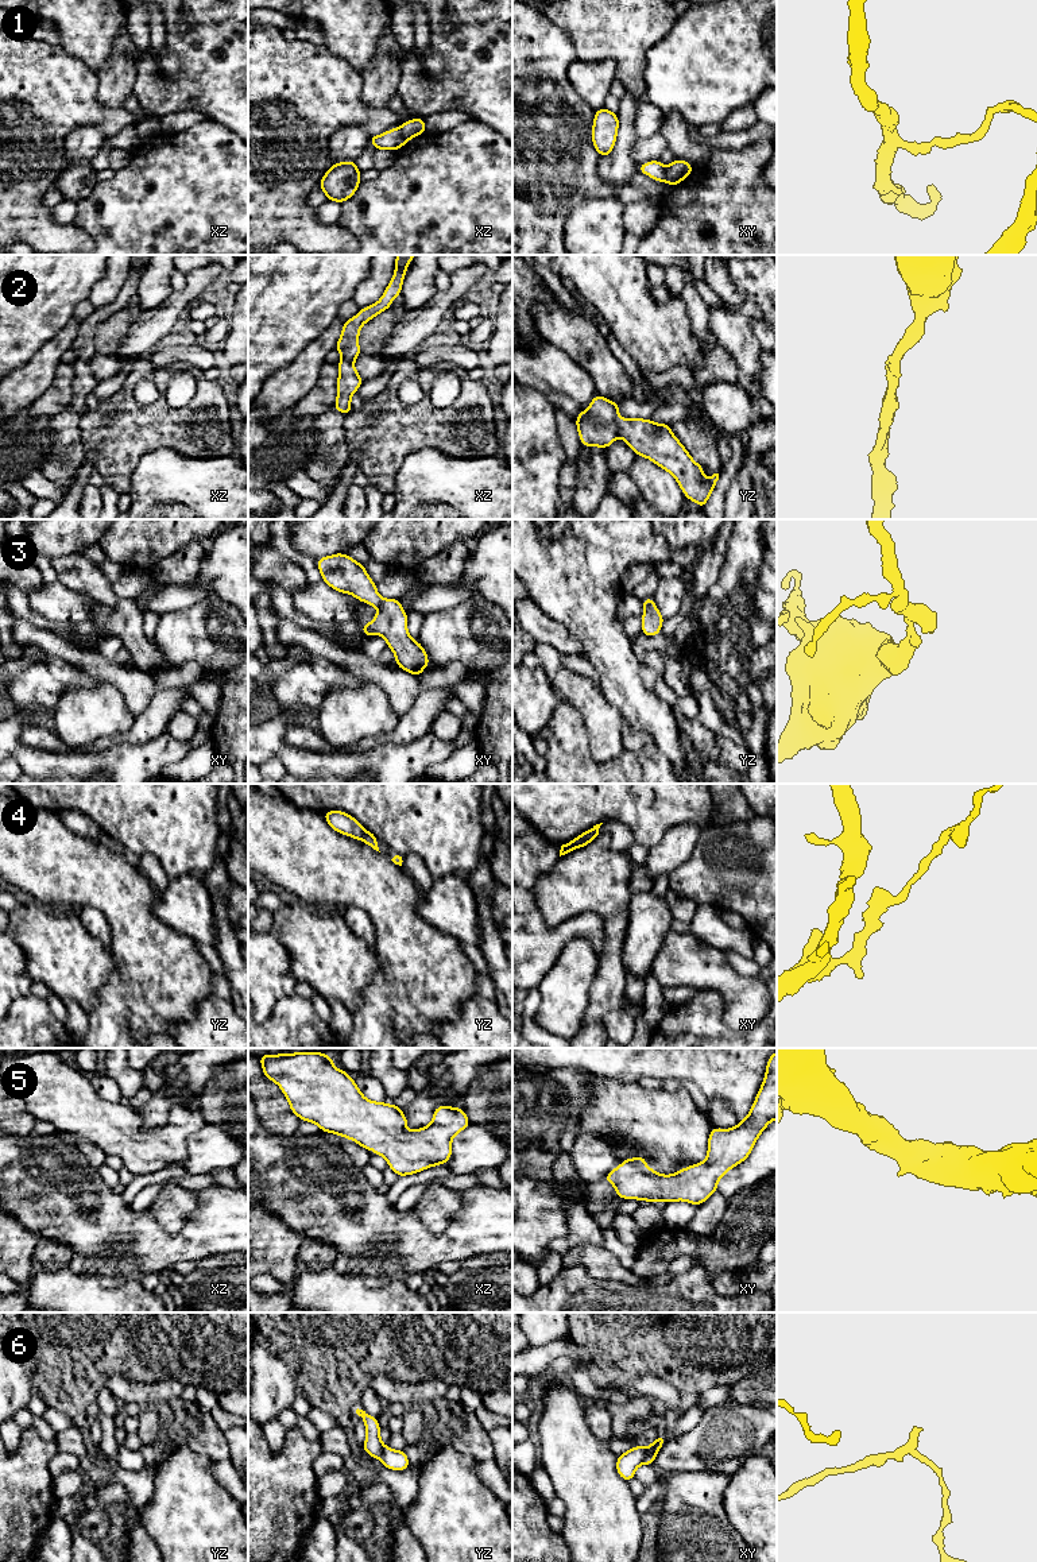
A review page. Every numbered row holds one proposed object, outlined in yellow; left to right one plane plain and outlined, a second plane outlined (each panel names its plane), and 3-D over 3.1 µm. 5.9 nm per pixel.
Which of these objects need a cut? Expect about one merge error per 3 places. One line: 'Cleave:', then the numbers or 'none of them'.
Cleave: 1, 4, 6

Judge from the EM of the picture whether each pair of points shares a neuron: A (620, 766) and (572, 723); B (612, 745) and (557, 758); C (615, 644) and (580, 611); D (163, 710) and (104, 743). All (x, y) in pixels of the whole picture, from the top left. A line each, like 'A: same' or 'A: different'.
A: same
B: different
C: same
D: same

